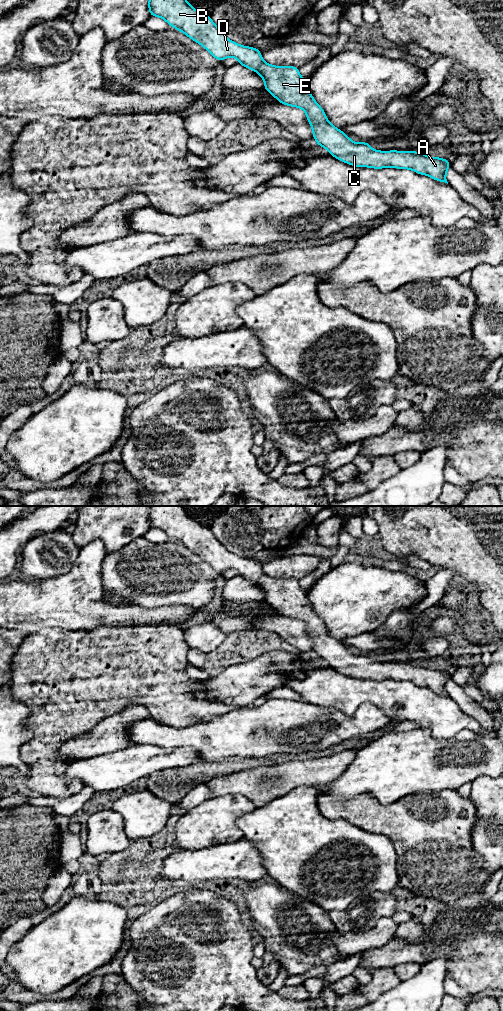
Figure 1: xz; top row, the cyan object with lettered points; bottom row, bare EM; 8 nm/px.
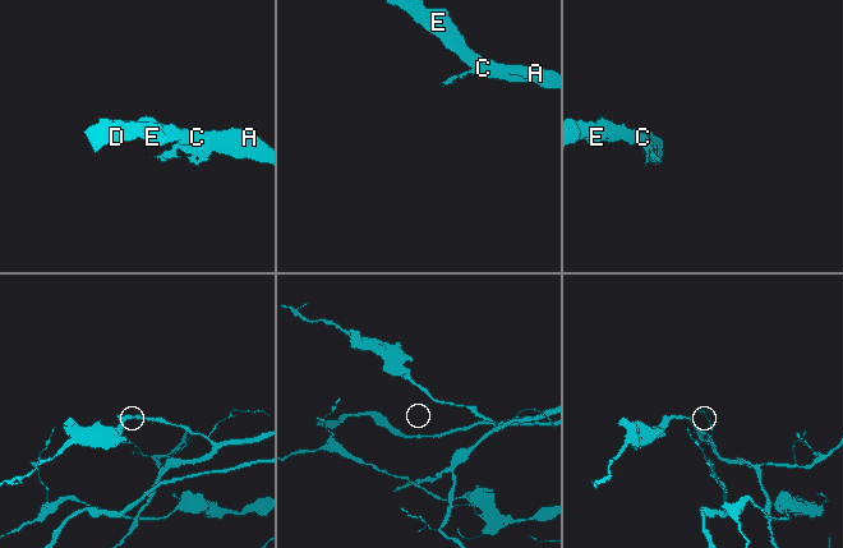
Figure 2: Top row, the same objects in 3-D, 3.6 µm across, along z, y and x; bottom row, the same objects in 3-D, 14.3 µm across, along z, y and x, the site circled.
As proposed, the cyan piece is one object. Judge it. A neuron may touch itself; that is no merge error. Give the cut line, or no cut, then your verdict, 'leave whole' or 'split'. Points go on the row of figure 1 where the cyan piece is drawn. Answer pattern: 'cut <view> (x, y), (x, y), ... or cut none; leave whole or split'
cut none; leave whole

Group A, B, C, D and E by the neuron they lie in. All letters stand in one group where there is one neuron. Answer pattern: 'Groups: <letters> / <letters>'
Groups: A B C D E

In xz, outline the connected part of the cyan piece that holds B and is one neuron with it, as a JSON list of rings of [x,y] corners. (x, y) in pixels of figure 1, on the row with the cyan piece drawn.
[[[149,0],[148,7],[151,16],[163,18],[170,26],[173,26],[176,30],[181,31],[190,39],[202,45],[215,59],[222,61],[228,57],[235,57],[238,59],[238,64],[256,71],[265,80],[264,89],[280,103],[302,108],[306,112],[307,120],[312,127],[313,138],[316,140],[317,145],[326,148],[331,156],[356,167],[411,169],[420,175],[428,175],[436,181],[448,184],[446,172],[452,164],[444,158],[433,158],[415,151],[377,151],[371,148],[369,142],[353,142],[345,133],[328,121],[324,110],[318,105],[308,90],[307,83],[301,77],[298,67],[278,67],[264,62],[261,50],[230,41],[214,24],[209,15],[197,11],[186,0]]]

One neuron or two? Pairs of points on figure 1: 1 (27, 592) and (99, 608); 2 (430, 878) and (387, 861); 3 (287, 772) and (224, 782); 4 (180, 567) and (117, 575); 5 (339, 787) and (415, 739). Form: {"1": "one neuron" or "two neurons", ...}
{"1": "one neuron", "2": "two neurons", "3": "one neuron", "4": "one neuron", "5": "one neuron"}

